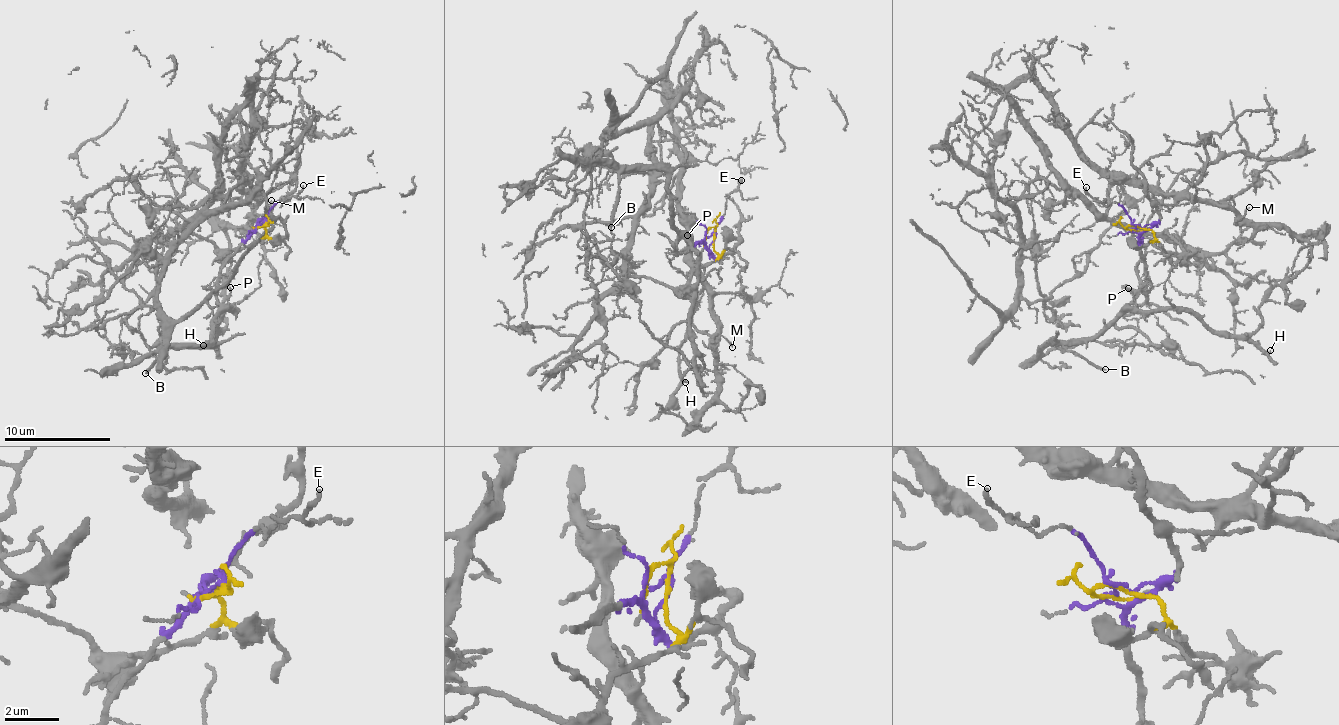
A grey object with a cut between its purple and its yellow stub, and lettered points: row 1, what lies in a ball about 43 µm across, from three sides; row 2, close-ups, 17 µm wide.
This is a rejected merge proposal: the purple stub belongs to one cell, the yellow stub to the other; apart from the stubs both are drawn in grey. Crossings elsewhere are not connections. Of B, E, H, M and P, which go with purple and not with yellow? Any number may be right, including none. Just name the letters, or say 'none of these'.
B, E, H, P

